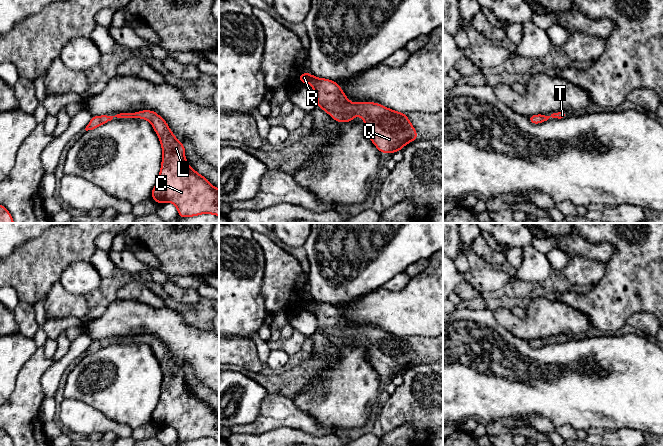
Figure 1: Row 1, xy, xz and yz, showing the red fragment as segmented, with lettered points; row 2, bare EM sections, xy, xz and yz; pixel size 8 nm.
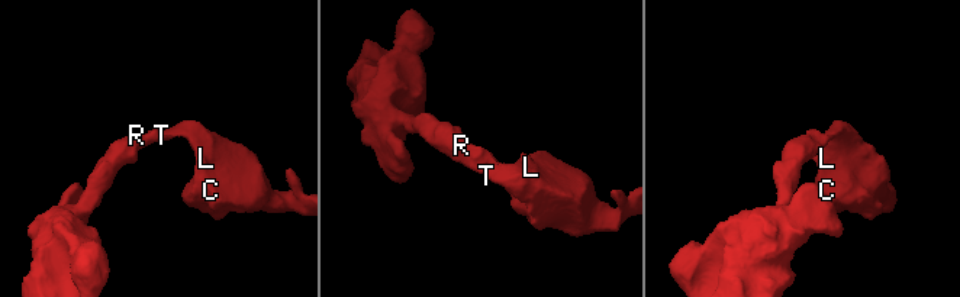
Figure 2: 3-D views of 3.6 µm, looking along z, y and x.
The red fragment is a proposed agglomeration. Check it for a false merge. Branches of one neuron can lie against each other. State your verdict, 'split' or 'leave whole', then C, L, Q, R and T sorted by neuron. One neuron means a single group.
leave whole | C L Q R T

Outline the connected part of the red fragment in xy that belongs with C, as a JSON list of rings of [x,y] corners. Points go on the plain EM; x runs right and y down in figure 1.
[[[150,334],[120,337],[115,340],[92,340],[85,354],[93,354],[114,341],[145,343],[152,348],[160,363],[162,387],[151,422],[158,428],[173,427],[181,442],[205,437],[219,440],[219,413],[190,391],[185,383],[184,369],[174,360],[161,340]]]

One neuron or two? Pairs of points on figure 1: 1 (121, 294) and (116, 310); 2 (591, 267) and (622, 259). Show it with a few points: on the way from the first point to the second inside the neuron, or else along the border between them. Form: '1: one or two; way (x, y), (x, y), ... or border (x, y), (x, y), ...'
1: two; border (116, 298), (132, 299), (142, 303)
2: two; border (605, 263), (605, 273), (595, 285)

